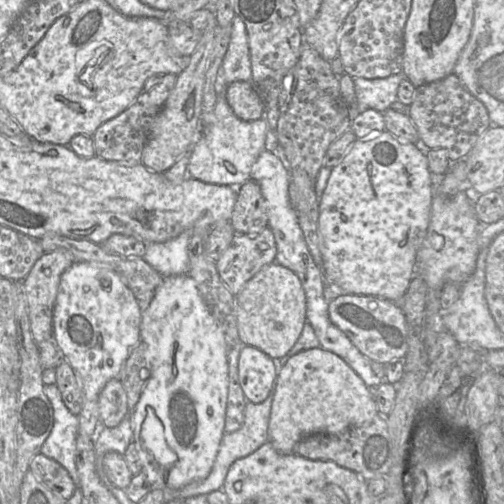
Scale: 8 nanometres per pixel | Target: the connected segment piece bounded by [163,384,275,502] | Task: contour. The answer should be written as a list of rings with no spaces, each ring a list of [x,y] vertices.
[[[275,384],[272,390],[270,391],[268,397],[263,402],[253,403],[248,401],[245,409],[245,418],[242,426],[237,431],[225,433],[223,435],[219,445],[217,456],[209,474],[202,480],[192,482],[178,489],[163,489],[165,495],[165,502],[169,502],[171,500],[185,500],[189,497],[196,495],[207,495],[212,491],[222,488],[230,466],[237,459],[240,459],[253,453],[268,440],[268,424],[274,392]]]

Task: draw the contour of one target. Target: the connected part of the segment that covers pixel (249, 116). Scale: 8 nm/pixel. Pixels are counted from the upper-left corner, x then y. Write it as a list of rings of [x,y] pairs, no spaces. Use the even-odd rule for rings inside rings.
[[[234,81],[226,91],[226,99],[230,107],[240,119],[253,121],[265,119],[265,103],[251,81]]]

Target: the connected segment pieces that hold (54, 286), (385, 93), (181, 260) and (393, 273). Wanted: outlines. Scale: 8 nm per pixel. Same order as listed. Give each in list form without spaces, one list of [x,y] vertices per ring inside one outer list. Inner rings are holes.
[[[66,249],[45,252],[34,264],[23,280],[27,296],[28,316],[33,340],[38,345],[54,337],[53,312],[58,294],[61,275],[73,264],[73,256]]]
[[[403,73],[377,79],[353,78],[356,95],[355,113],[367,109],[383,113],[390,109],[397,101],[398,87],[404,78],[406,77]]]
[[[186,230],[166,242],[147,244],[144,260],[163,278],[187,274],[189,269],[188,243],[192,230]]]
[[[387,131],[372,139],[356,140],[343,160],[331,169],[318,201],[320,249],[330,286],[344,294],[400,300],[415,275],[416,251],[429,225],[433,195],[433,175],[425,151]]]

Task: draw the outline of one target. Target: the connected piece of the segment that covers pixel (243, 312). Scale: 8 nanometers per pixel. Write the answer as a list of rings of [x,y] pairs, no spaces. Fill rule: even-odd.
[[[276,262],[263,267],[236,296],[236,318],[245,345],[258,348],[274,360],[284,357],[307,323],[305,292],[297,275]]]

